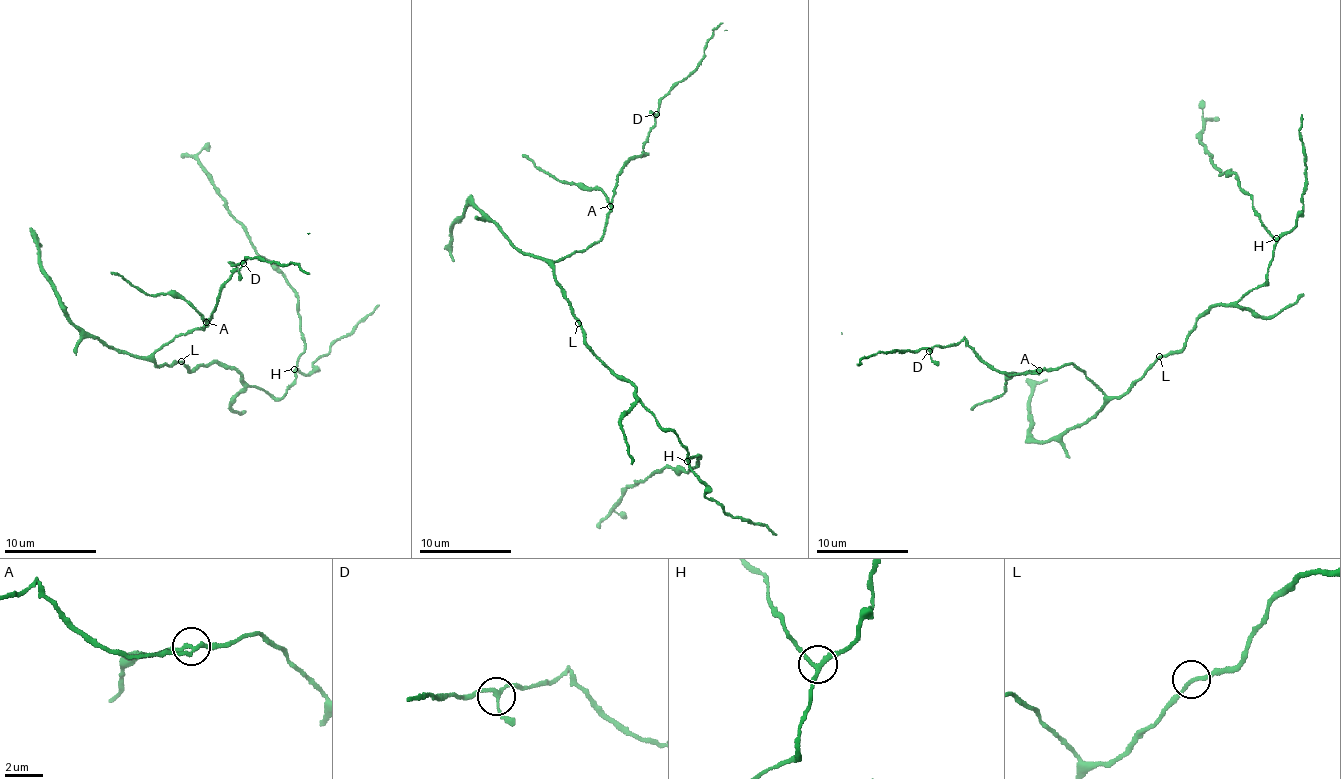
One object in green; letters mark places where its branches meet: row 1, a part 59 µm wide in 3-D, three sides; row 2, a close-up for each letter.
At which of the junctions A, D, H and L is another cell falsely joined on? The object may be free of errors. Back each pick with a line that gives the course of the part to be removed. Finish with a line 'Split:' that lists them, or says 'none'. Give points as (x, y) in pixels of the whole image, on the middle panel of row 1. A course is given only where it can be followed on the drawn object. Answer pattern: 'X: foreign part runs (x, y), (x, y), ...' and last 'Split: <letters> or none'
A: foreign part runs (610, 206), (603, 190), (560, 182), (521, 154)
Split: A

